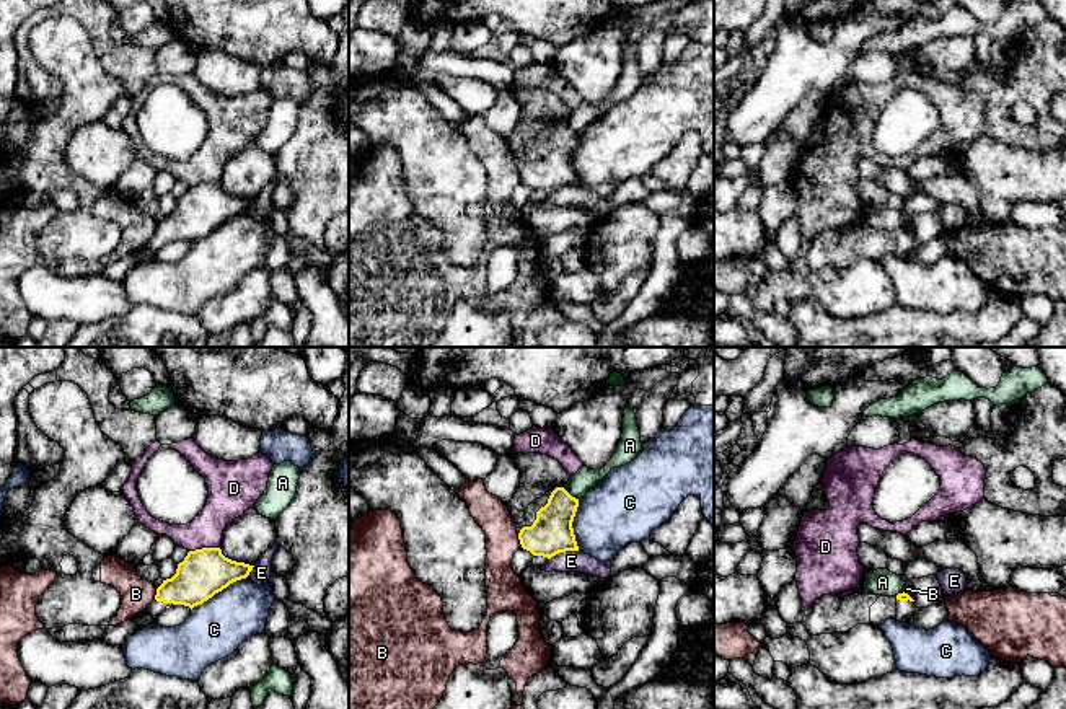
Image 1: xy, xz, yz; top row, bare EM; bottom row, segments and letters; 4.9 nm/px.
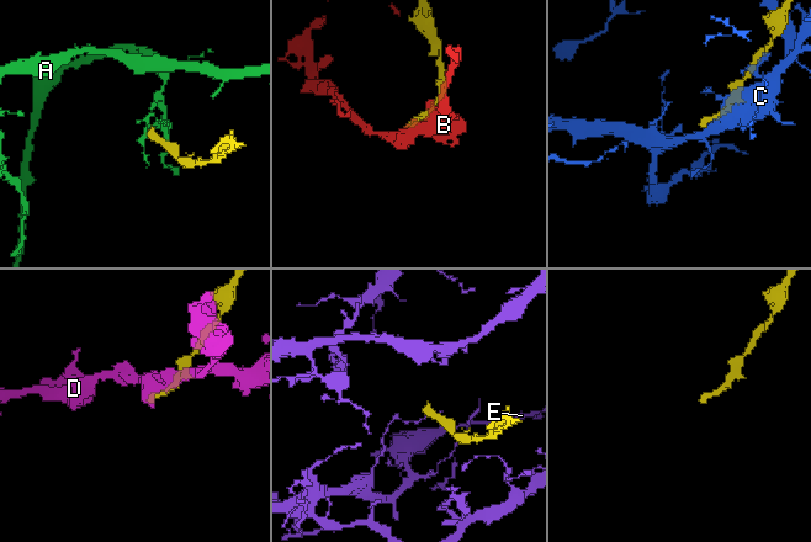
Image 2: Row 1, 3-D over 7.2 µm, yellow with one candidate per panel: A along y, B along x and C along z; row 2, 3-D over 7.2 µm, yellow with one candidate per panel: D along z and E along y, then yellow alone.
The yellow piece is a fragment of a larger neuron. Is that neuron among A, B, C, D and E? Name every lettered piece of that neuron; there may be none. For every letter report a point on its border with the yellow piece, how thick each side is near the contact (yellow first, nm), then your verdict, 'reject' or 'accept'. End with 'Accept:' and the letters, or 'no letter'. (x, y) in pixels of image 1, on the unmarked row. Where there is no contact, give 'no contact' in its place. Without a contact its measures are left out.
A: xz (569, 129) | 200/110 nm | reject
B: xz (520, 176) | 200/180 nm | reject
C: xy (219, 225) | 240/280 nm | reject
D: xy (204, 183) | 240/190 nm | reject
E: xz (563, 186) | 200/110 nm | reject
Accept: no letter

